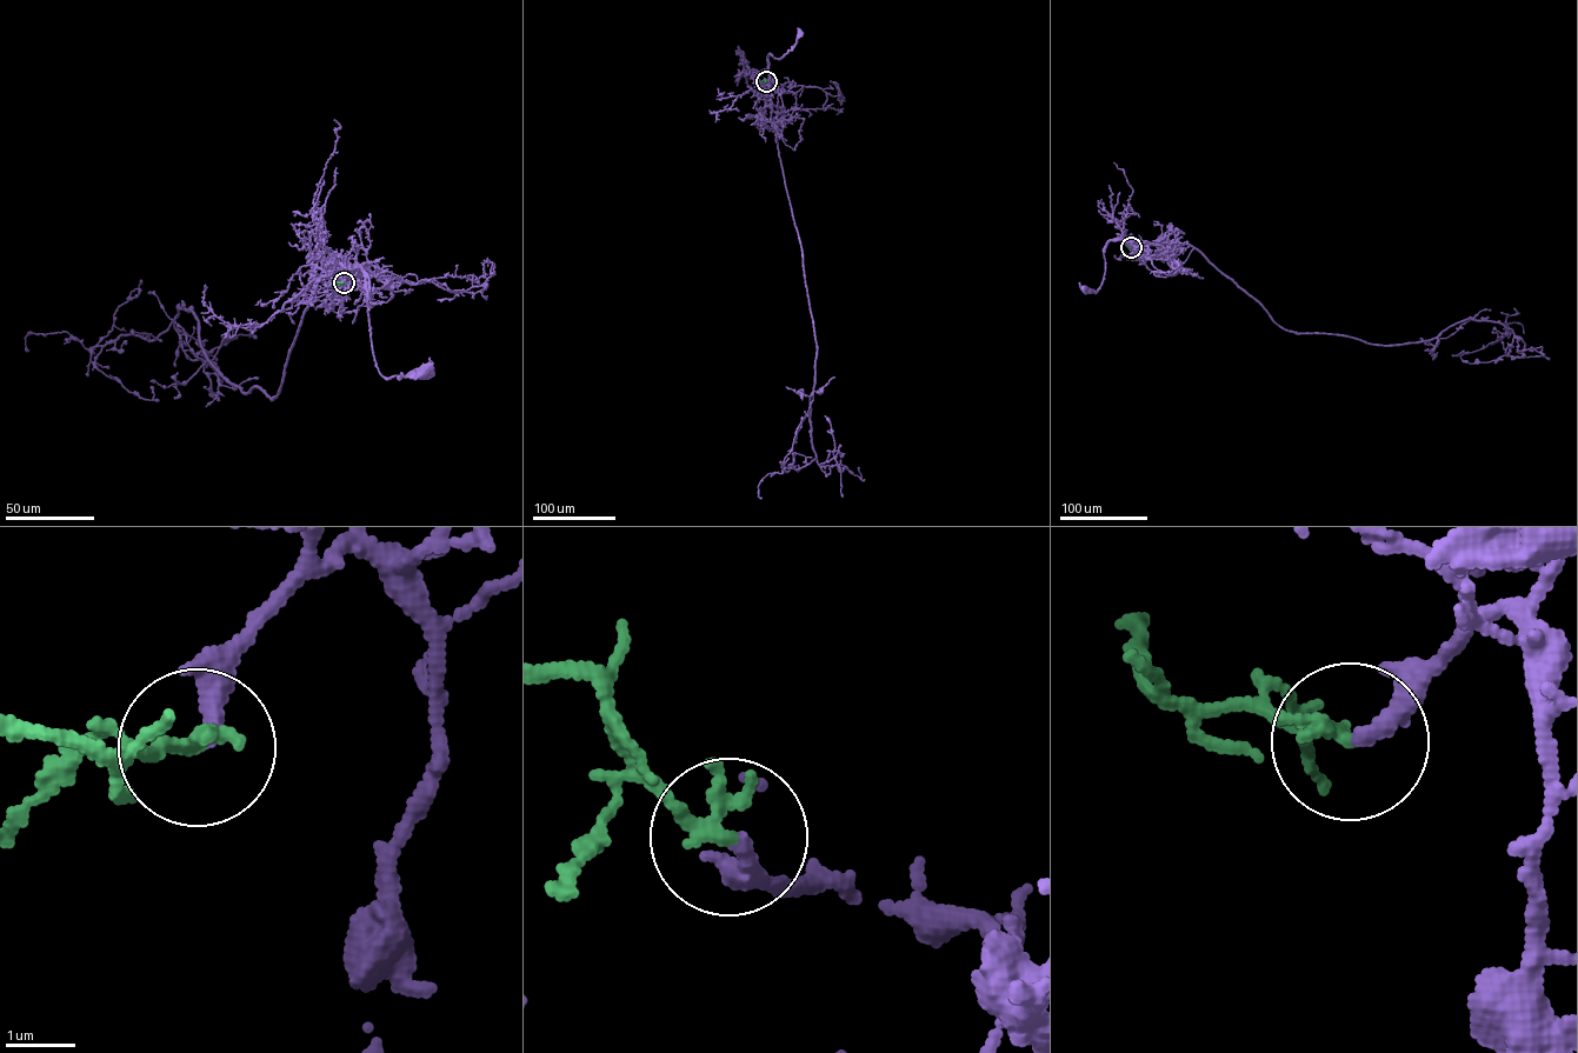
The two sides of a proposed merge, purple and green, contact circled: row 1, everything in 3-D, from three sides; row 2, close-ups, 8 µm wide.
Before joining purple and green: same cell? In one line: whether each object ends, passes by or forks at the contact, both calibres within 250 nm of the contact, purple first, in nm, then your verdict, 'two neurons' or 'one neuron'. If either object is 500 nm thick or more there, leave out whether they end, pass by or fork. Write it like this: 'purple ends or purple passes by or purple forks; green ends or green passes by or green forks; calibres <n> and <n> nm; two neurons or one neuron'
purple ends; green ends; calibres 240 and 260 nm; one neuron

